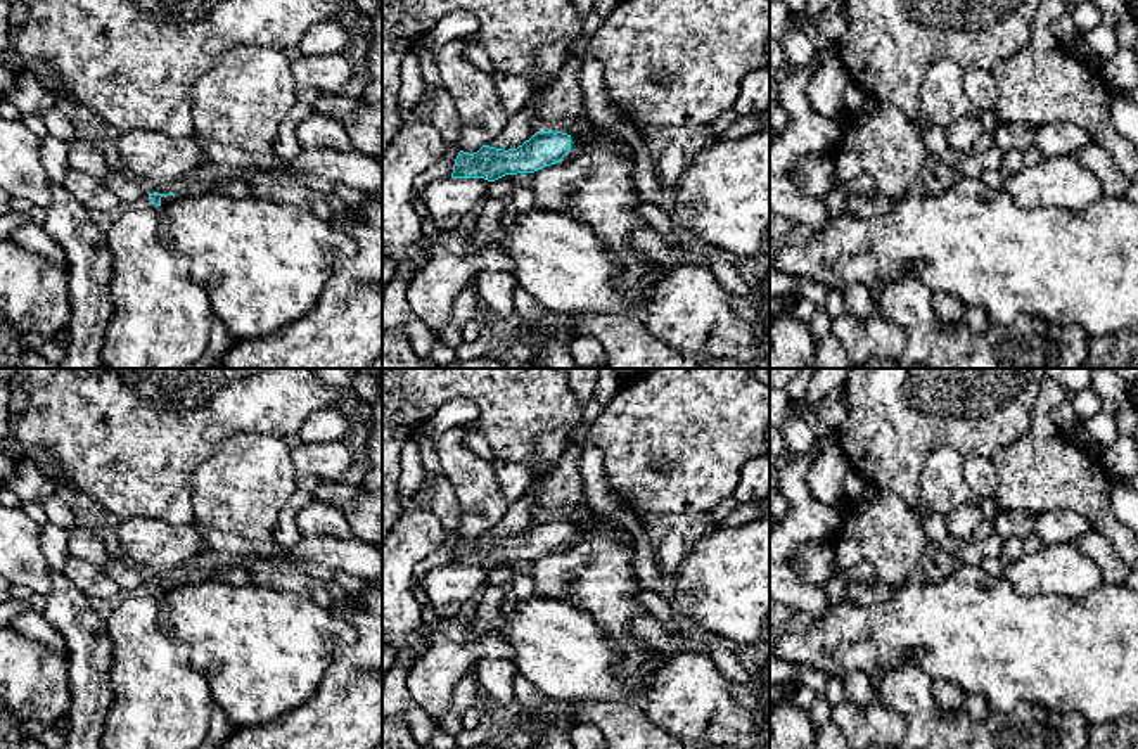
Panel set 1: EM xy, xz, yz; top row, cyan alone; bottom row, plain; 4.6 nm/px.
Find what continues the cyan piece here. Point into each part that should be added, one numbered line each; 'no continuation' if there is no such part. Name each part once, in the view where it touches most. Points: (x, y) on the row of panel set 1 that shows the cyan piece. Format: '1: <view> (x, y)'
1: xz (578, 144)

